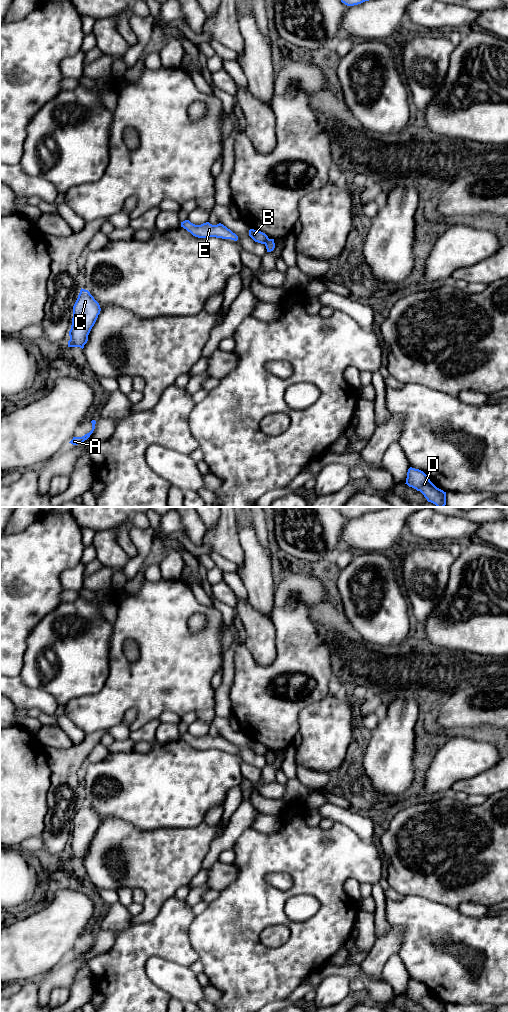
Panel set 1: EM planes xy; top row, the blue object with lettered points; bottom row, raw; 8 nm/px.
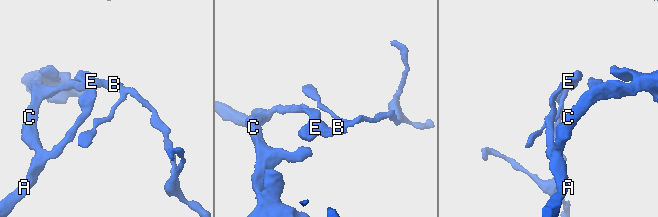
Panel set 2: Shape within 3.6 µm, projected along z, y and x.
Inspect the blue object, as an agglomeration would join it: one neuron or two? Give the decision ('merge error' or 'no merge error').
merge error

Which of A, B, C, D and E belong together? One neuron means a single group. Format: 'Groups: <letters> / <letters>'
Groups: A B C E / D

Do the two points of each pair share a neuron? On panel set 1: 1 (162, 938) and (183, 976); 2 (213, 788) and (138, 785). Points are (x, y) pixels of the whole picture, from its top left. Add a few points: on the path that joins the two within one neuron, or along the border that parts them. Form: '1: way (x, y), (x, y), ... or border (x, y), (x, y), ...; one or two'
1: border (155, 956), (188, 967); two
2: way (194, 786), (157, 786); one

